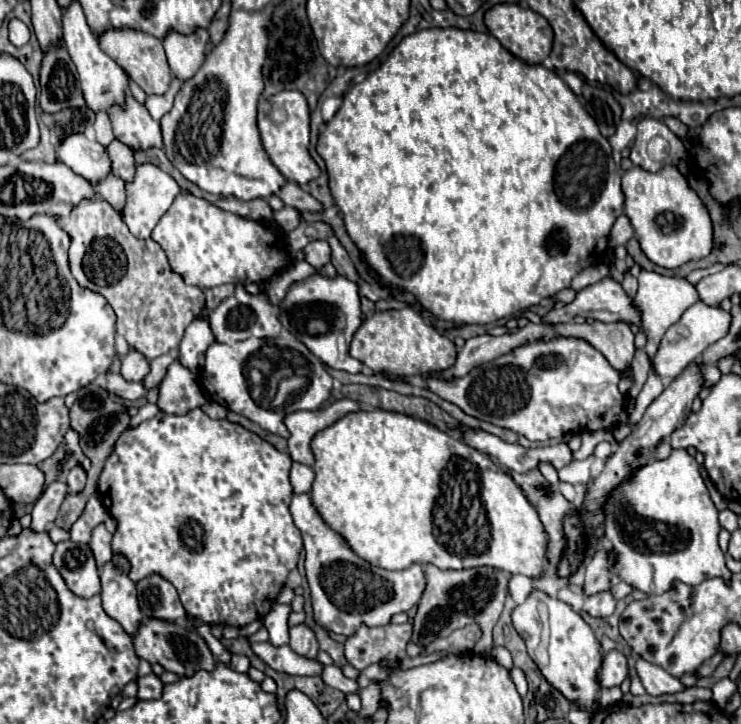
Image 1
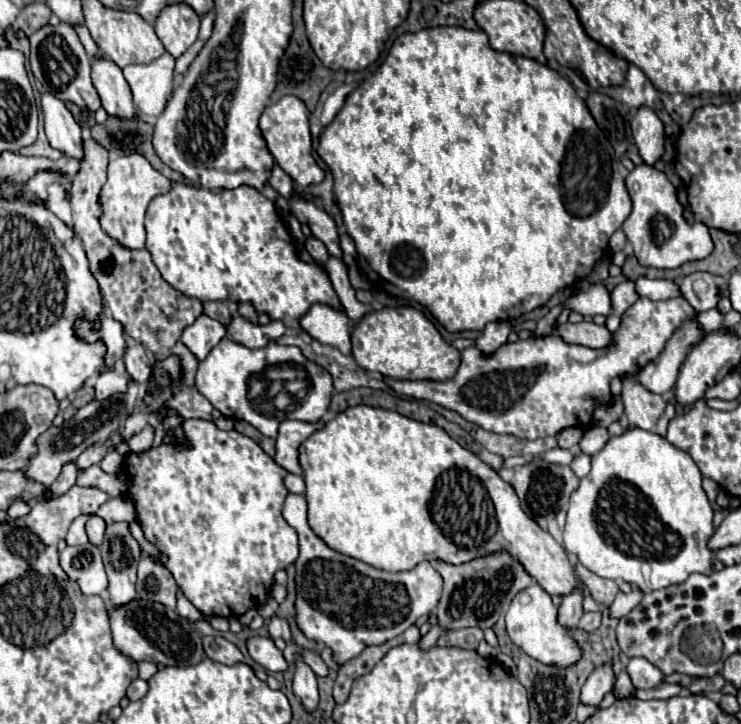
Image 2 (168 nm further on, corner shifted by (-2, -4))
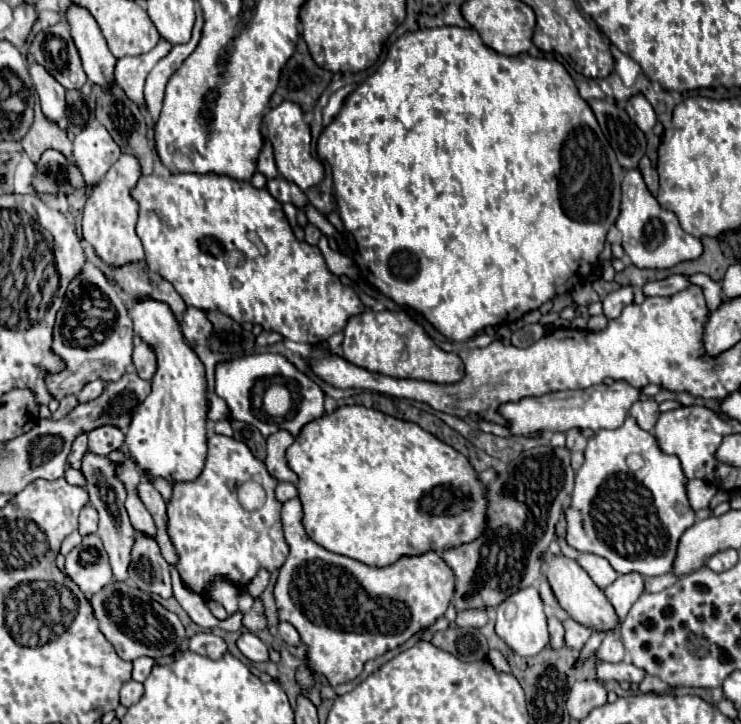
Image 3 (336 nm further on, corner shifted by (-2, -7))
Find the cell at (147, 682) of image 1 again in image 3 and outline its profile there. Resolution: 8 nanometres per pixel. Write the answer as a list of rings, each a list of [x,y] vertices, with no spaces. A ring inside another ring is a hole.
[[[128,680],[120,690],[120,704],[128,708],[128,706],[136,704],[142,694],[144,694],[144,686],[140,682],[136,682],[136,680]]]

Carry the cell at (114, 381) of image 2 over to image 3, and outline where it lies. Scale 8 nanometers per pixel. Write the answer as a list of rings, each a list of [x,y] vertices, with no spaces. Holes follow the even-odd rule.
[[[94,380],[94,382],[88,382],[88,384],[84,384],[84,388],[76,394],[76,398],[78,398],[78,402],[80,404],[84,404],[84,402],[90,402],[90,400],[94,400],[94,398],[98,398],[100,394],[102,394],[102,390],[104,390],[104,382],[102,380]]]

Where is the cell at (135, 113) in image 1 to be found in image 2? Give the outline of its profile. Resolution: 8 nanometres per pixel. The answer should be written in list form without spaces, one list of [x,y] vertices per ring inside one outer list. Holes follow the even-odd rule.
[[[96,59],[92,65],[92,83],[102,99],[102,107],[108,115],[128,119],[140,119],[132,101],[128,81],[124,81],[122,69],[110,59]]]

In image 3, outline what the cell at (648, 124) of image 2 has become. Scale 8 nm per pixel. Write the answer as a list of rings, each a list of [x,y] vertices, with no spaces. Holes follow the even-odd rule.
[[[636,94],[636,96],[628,98],[626,104],[628,104],[628,106],[626,106],[628,116],[632,118],[632,122],[634,122],[640,130],[648,132],[648,130],[654,128],[654,124],[656,124],[658,120],[656,120],[656,114],[654,114],[650,102],[644,98],[644,94]]]

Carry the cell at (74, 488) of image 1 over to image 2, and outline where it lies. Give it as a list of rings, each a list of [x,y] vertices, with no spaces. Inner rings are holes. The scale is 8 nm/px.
[[[100,443],[100,445],[92,445],[92,447],[88,447],[80,457],[78,457],[78,461],[76,461],[76,467],[80,469],[80,471],[84,471],[84,469],[88,469],[90,465],[94,465],[94,463],[100,463],[102,459],[104,459],[104,455],[108,453],[108,445],[106,443]]]

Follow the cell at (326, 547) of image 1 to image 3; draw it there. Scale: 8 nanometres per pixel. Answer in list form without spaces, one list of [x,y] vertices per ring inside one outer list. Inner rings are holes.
[[[298,498],[282,504],[280,518],[290,554],[274,584],[278,616],[298,630],[302,644],[306,644],[308,664],[316,674],[326,676],[330,686],[354,680],[368,660],[394,650],[444,616],[456,578],[438,552],[402,556],[388,568],[376,568],[334,554],[310,540],[302,526]]]

